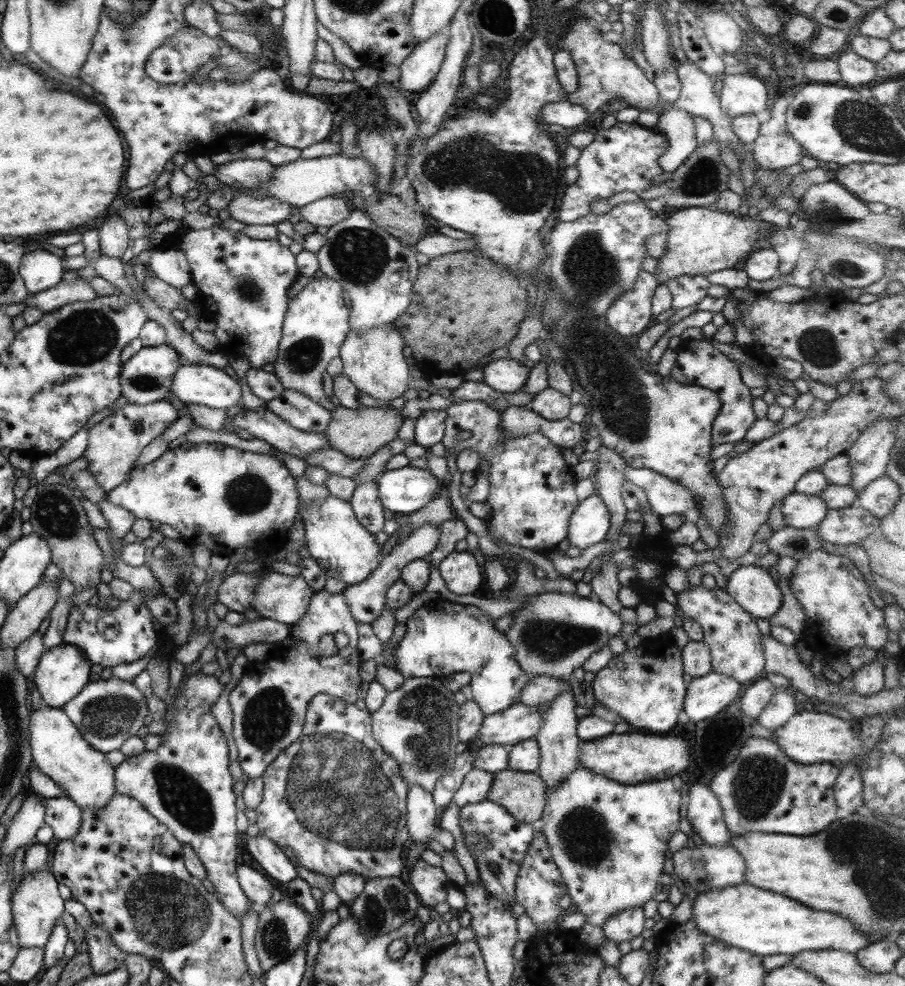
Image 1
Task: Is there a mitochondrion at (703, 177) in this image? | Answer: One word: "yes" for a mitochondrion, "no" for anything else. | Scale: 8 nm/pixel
yes

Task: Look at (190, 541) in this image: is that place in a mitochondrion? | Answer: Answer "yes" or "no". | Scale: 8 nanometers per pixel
no

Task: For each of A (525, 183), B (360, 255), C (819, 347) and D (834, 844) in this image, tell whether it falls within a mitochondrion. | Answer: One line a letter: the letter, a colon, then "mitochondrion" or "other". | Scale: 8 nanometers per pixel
A: mitochondrion
B: mitochondrion
C: mitochondrion
D: mitochondrion

